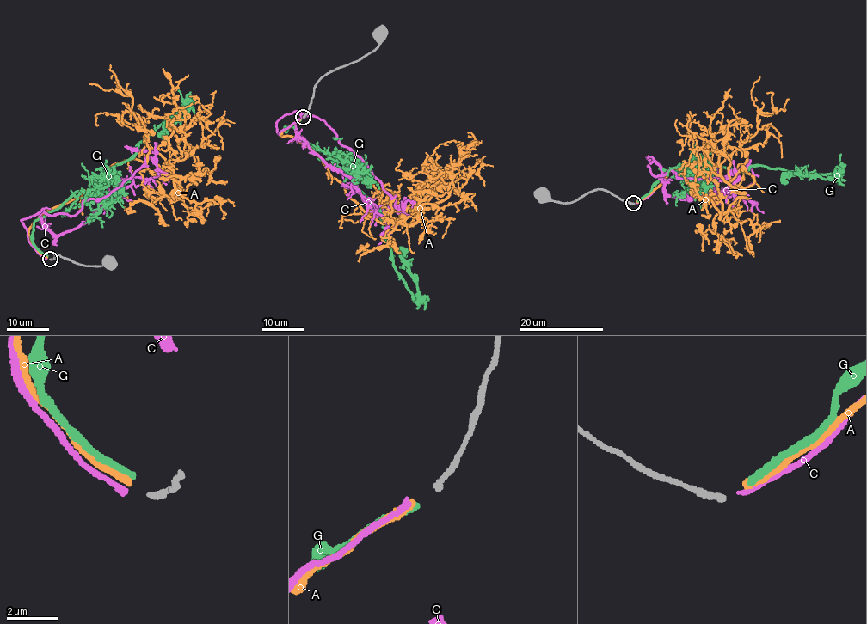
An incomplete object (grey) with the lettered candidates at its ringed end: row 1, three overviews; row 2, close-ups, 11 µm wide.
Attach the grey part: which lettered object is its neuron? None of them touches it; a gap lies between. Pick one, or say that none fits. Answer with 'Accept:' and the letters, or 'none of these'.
Accept: none of these

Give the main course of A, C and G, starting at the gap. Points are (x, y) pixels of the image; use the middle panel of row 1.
A: (299, 119), (279, 133), (314, 151), (379, 222), (411, 222), (444, 200), (451, 172), (428, 178), (424, 166)
C: (299, 119), (279, 134), (276, 123), (286, 114), (323, 119), (402, 206), (378, 211), (374, 225)
G: (301, 120), (286, 131), (293, 127), (334, 158), (382, 213), (393, 266), (415, 300), (416, 278), (405, 254)

